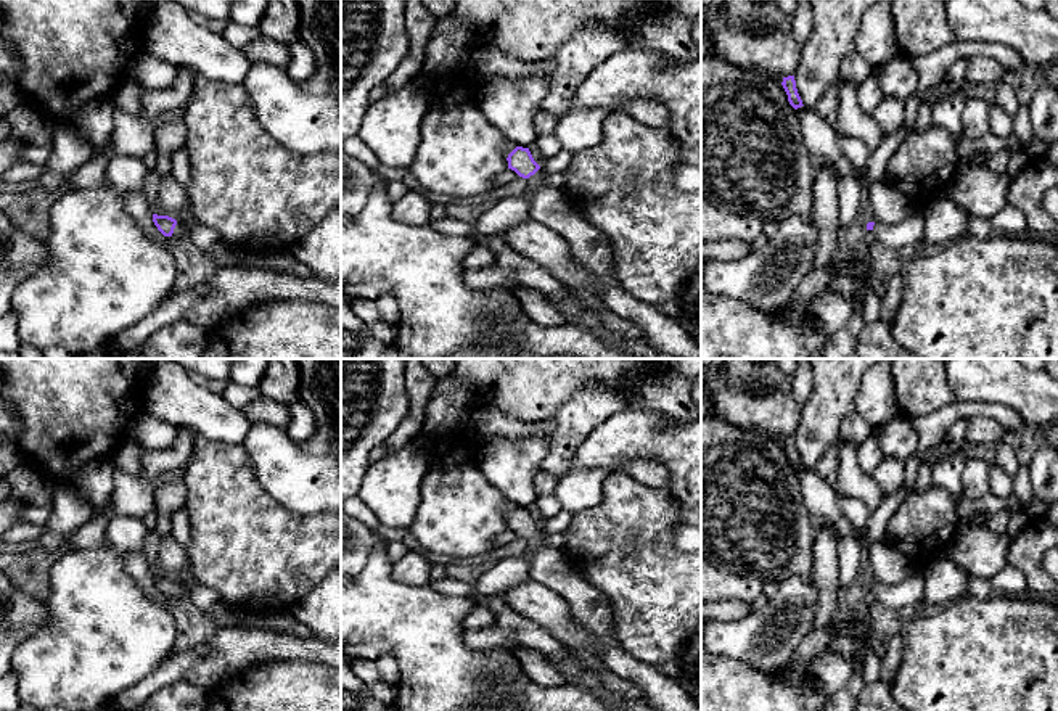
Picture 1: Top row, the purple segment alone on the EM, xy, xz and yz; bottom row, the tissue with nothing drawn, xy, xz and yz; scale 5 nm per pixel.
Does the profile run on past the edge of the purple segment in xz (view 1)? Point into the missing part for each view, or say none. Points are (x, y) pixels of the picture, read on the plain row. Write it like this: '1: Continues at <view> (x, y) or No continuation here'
1: Continues at xz (589, 605)

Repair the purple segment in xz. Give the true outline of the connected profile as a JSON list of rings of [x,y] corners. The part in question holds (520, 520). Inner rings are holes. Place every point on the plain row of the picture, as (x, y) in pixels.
[[[516,507],[506,518],[508,529],[515,531],[526,540],[529,552],[529,577],[555,590],[569,606],[571,614],[593,635],[597,642],[597,656],[619,677],[637,685],[645,695],[650,706],[656,711],[701,711],[701,703],[693,700],[683,688],[658,669],[635,660],[614,639],[611,626],[611,605],[606,594],[588,584],[579,573],[577,566],[564,558],[560,549],[543,544],[545,534],[534,521],[529,508]]]

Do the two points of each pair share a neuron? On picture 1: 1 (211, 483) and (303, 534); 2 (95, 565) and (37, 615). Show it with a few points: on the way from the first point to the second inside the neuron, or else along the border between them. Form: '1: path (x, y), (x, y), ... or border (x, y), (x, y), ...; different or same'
1: path (233, 505), (262, 534), (280, 534); same
2: border (45, 604), (47, 621), (24, 639); different

